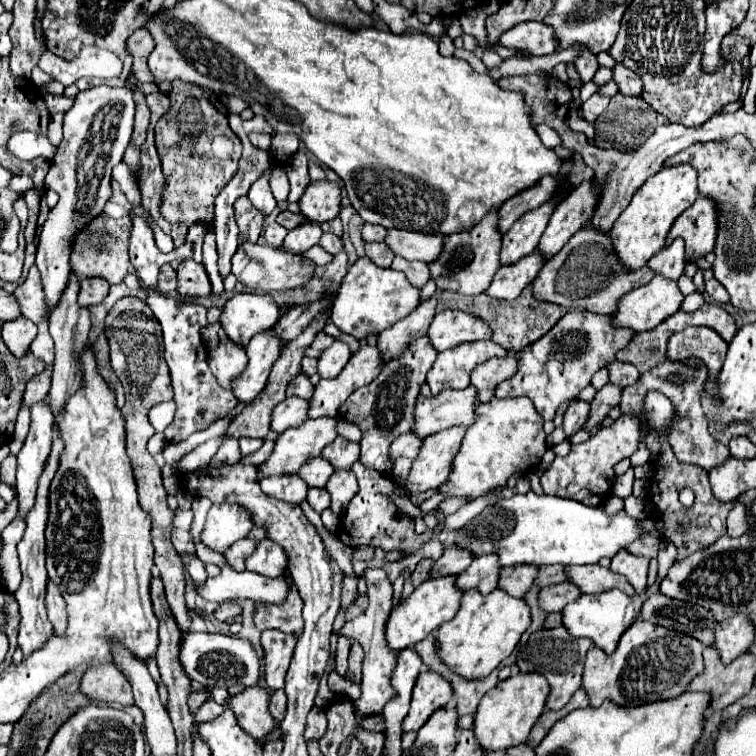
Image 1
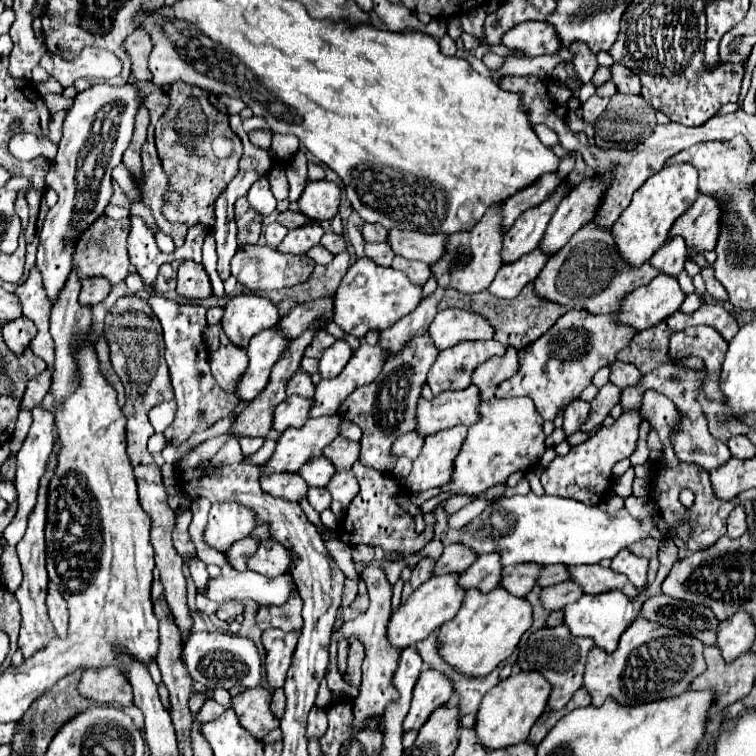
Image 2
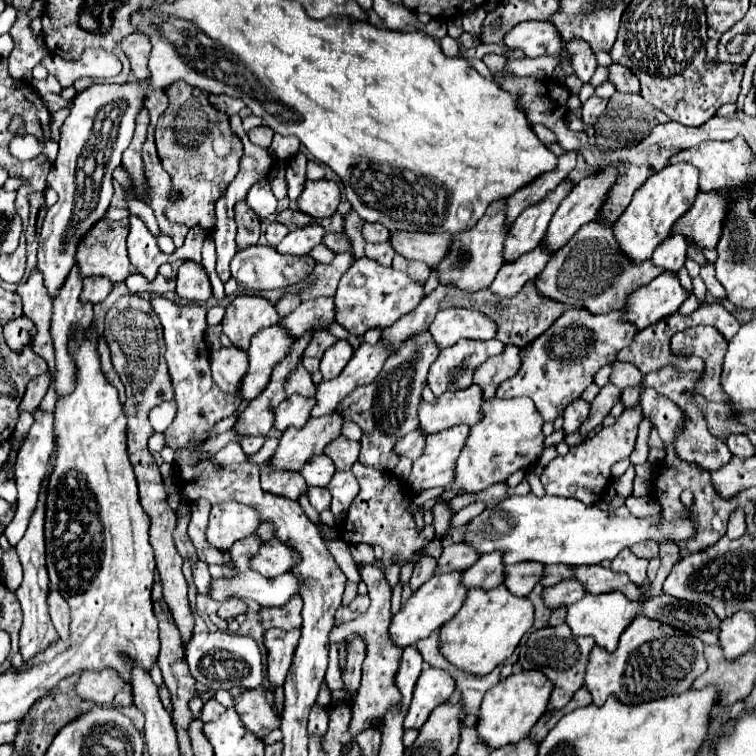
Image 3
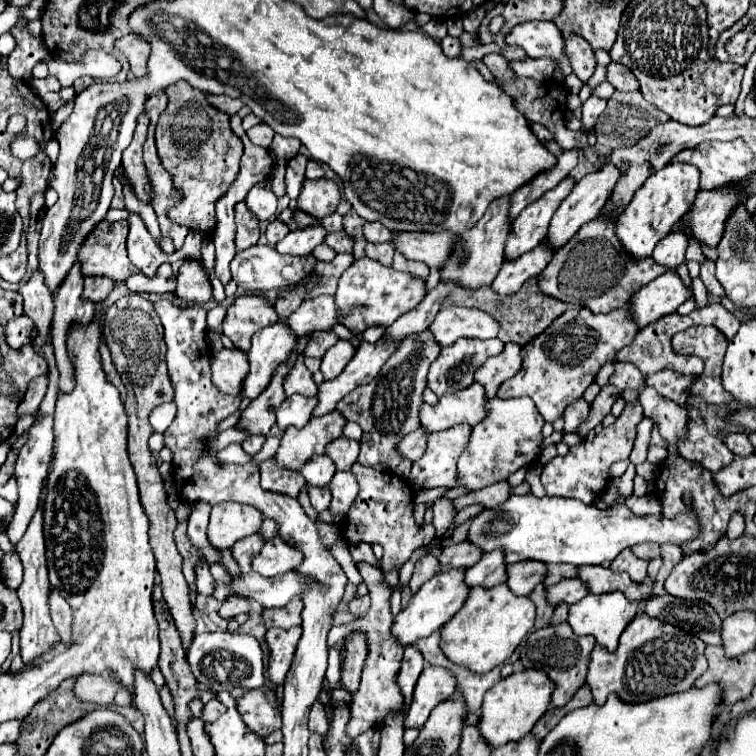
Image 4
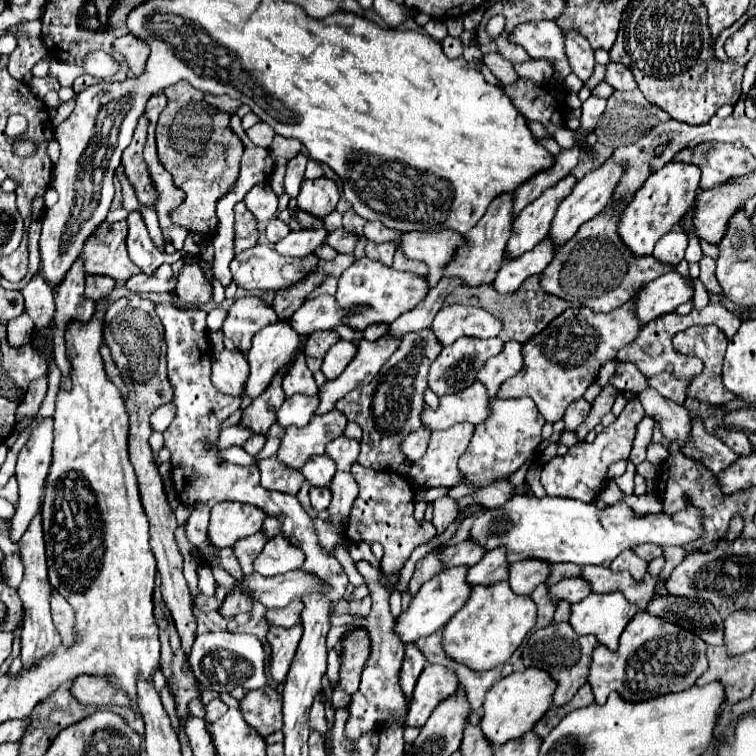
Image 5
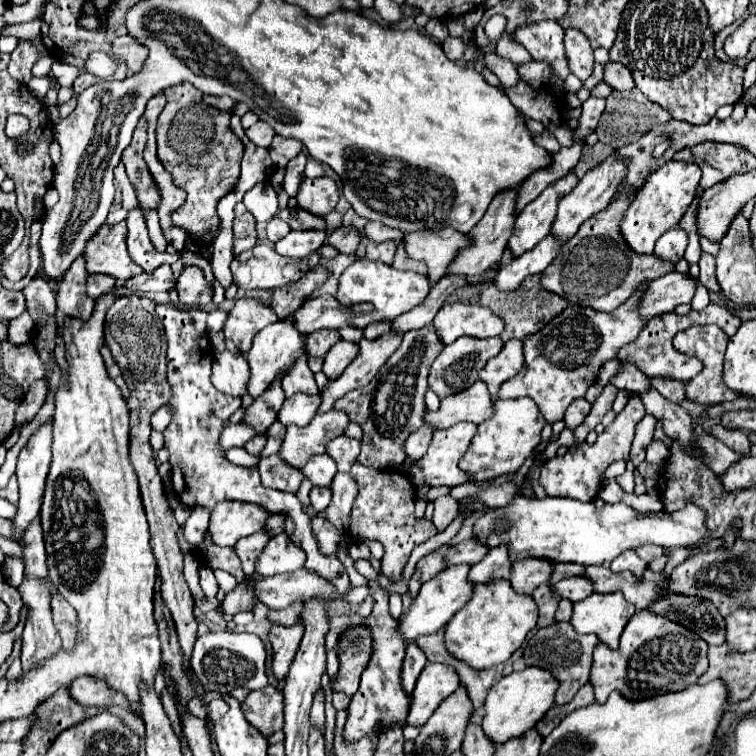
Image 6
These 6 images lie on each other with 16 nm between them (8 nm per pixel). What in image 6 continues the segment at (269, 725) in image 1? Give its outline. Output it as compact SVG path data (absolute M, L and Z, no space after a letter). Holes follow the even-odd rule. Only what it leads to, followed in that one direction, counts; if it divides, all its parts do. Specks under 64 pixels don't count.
M266 686L256 692L248 692L246 700L240 704L248 724L256 726L264 736L282 730L284 726L284 696L278 688Z

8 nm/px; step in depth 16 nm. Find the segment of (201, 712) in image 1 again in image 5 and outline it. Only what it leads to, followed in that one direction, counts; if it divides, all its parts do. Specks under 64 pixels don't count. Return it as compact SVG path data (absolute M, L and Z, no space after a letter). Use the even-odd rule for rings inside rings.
M214 698L214 700L210 700L206 706L204 706L204 720L206 722L216 722L224 712L228 710L228 706L224 704L224 702L220 702L218 698Z

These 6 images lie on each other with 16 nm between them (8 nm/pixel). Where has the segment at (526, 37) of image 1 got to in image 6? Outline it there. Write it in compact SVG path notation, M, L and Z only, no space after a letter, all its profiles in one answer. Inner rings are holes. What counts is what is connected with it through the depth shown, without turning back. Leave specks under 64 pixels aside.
M556 20L522 24L512 34L512 40L522 44L534 60L546 60L552 66L552 90L558 94L566 92L564 80L570 74L570 68L564 56L564 30Z

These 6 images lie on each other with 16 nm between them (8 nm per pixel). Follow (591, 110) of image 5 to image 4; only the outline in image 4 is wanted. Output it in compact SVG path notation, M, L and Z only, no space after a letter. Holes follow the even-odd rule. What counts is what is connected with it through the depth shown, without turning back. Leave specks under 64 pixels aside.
M590 96L582 104L582 124L584 124L584 128L594 128L596 120L604 112L604 108L606 108L606 100L602 100L598 96Z

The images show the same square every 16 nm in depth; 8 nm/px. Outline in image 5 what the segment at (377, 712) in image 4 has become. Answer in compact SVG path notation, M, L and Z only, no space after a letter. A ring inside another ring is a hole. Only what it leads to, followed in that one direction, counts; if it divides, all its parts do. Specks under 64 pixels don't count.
M356 562L356 568L364 576L366 586L370 590L370 598L372 598L370 614L364 616L364 618L358 618L352 624L332 627L326 638L328 650L337 648L342 638L344 638L344 634L348 634L352 628L360 628L360 630L368 632L368 638L370 638L370 644L372 644L368 662L366 662L366 666L362 670L360 688L352 696L352 702L348 706L350 718L348 718L348 724L346 724L346 736L350 740L356 740L358 736L362 736L368 730L380 730L384 726L384 722L388 718L392 718L392 716L404 718L406 710L408 710L408 704L404 704L404 694L400 692L400 684L396 684L396 676L400 674L400 660L404 656L404 644L400 644L400 640L396 640L396 636L392 636L392 620L394 620L394 616L390 614L390 604L388 604L390 590L380 582L382 572L378 568L370 566L368 562Z

